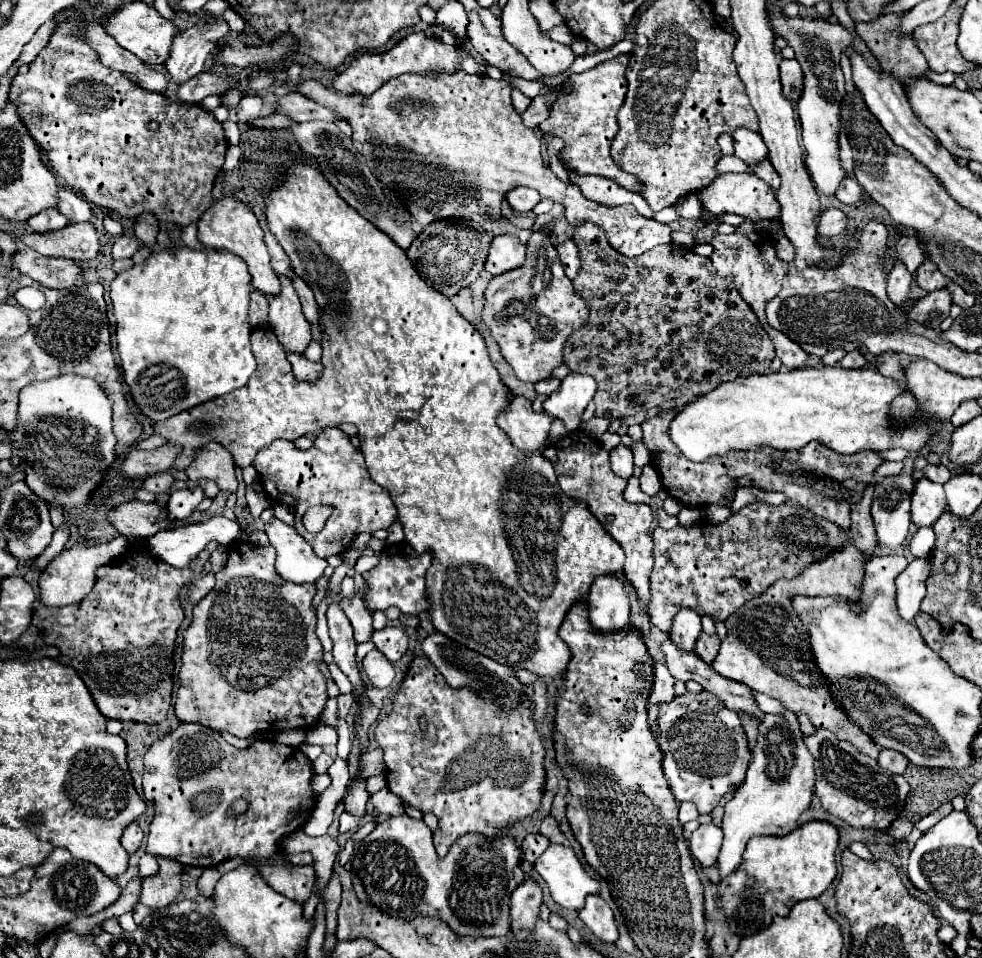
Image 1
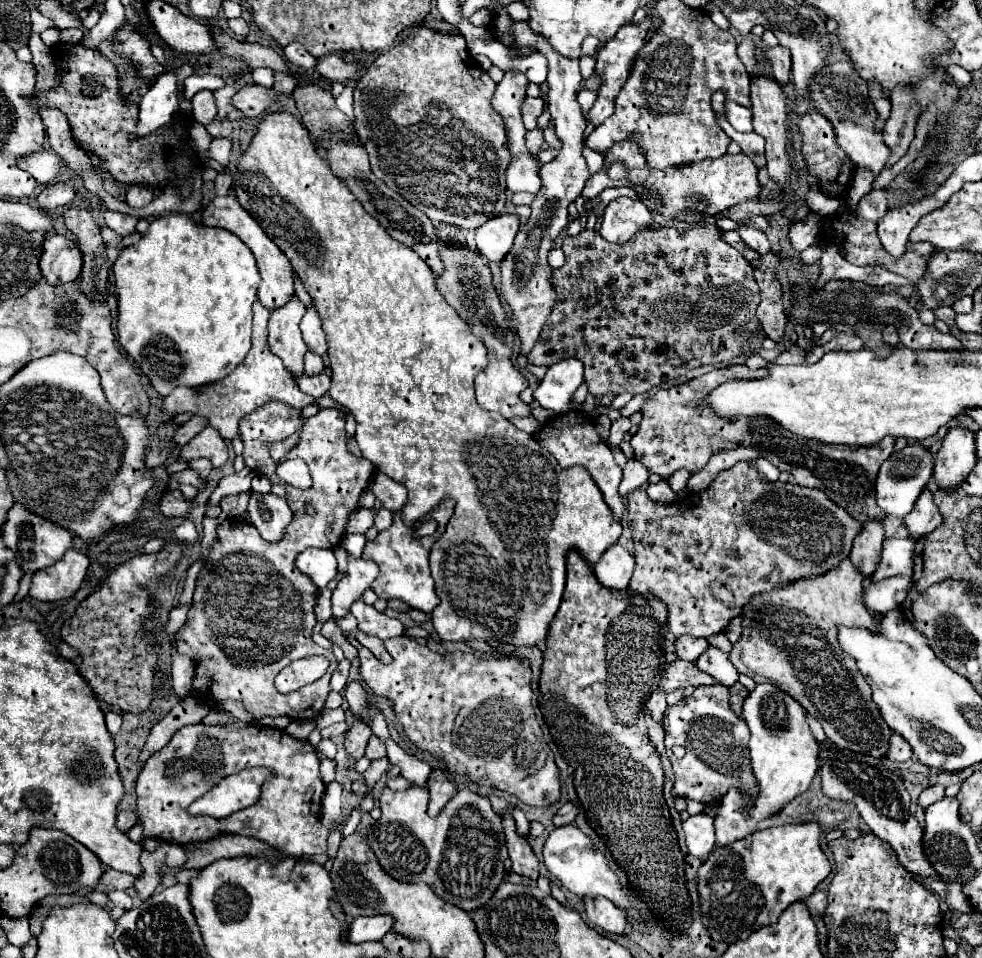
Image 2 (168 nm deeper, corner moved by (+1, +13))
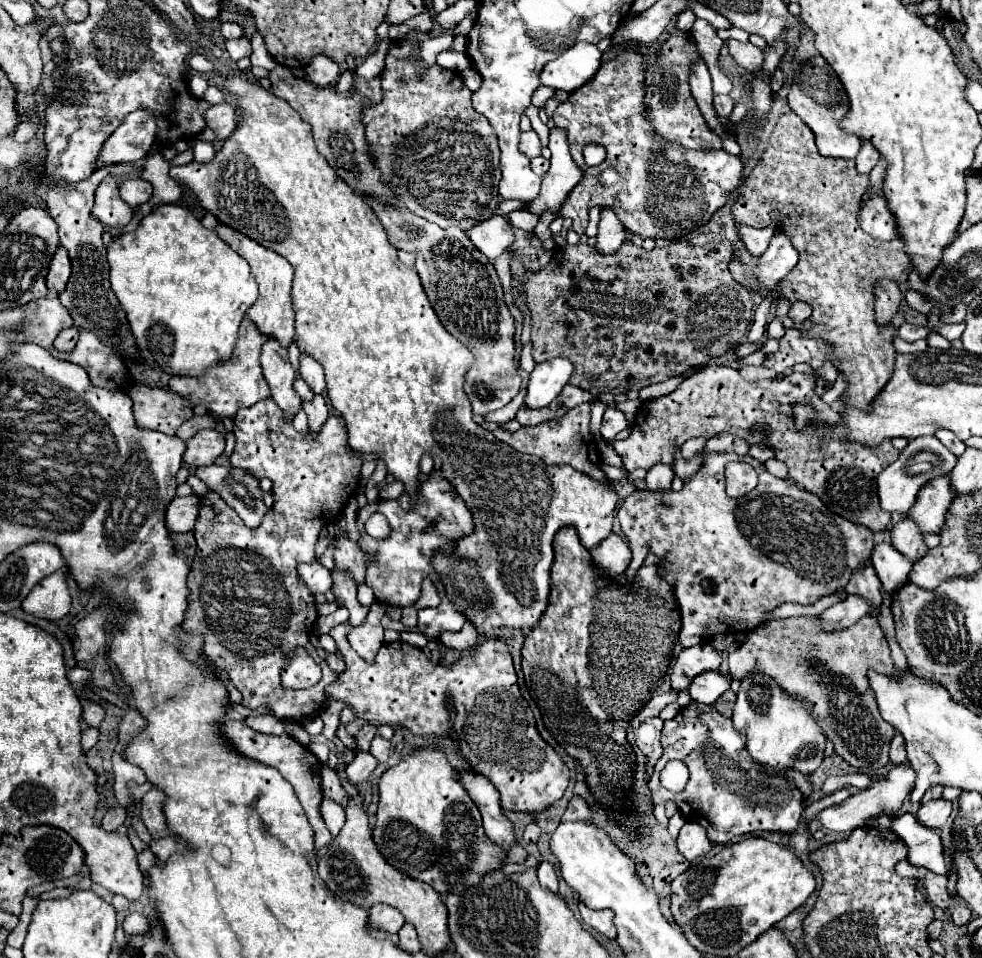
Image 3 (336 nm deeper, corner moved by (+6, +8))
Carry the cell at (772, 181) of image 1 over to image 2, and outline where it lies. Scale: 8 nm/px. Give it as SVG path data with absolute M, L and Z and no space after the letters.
M717 116L717 124L721 126L721 130L723 130L733 142L737 142L737 144L741 146L741 150L755 162L755 166L759 166L759 168L765 166L765 140L763 140L759 134L755 134L755 132L747 132L747 134L737 132L737 130L725 120L725 116Z

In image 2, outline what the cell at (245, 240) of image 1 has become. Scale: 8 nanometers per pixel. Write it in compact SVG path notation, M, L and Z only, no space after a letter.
M233 194L229 196L217 196L205 210L203 210L203 224L205 226L217 226L217 228L225 228L229 232L233 232L235 236L239 236L245 246L253 252L253 256L257 258L257 268L261 272L261 286L259 286L259 292L257 292L257 298L259 302L267 308L267 310L277 310L281 308L283 304L287 304L287 300L293 298L293 266L291 262L287 260L287 256L277 248L277 244L273 240L267 238L267 234L259 228L259 224L241 208L241 204L235 200Z

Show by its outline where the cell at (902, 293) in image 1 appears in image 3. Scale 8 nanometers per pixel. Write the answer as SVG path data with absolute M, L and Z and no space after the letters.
M874 195L870 201L860 203L860 227L872 235L878 241L894 241L900 239L898 233L898 221L894 219L894 213L890 213L890 207L886 205L886 199L880 195Z

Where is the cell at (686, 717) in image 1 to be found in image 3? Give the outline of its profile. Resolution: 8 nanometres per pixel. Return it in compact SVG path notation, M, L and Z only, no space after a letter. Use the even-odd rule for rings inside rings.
M690 701L674 719L664 721L664 755L650 775L654 803L674 801L688 821L706 827L710 841L728 843L752 831L794 831L802 813L802 793L784 775L762 777L746 753L746 737L734 729L732 719L722 717L714 705ZM672 759L680 759L690 769L690 781L682 793L670 793L660 785L660 771Z

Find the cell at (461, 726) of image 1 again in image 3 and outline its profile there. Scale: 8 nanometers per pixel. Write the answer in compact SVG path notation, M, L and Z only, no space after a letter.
M346 627L330 631L346 663L346 671L326 687L326 695L352 705L356 717L376 723L396 723L420 737L458 737L472 771L482 773L500 793L506 811L538 813L554 805L568 787L568 767L540 737L530 705L518 689L512 655L502 639L488 639L450 667L432 663L420 649L396 641L382 645L376 663L368 665L350 647Z

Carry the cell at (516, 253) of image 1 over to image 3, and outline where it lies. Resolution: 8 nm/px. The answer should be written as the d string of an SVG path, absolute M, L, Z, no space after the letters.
M494 215L478 225L474 225L470 231L466 231L468 239L482 251L488 259L498 259L504 251L510 249L514 241L512 225L506 217Z

